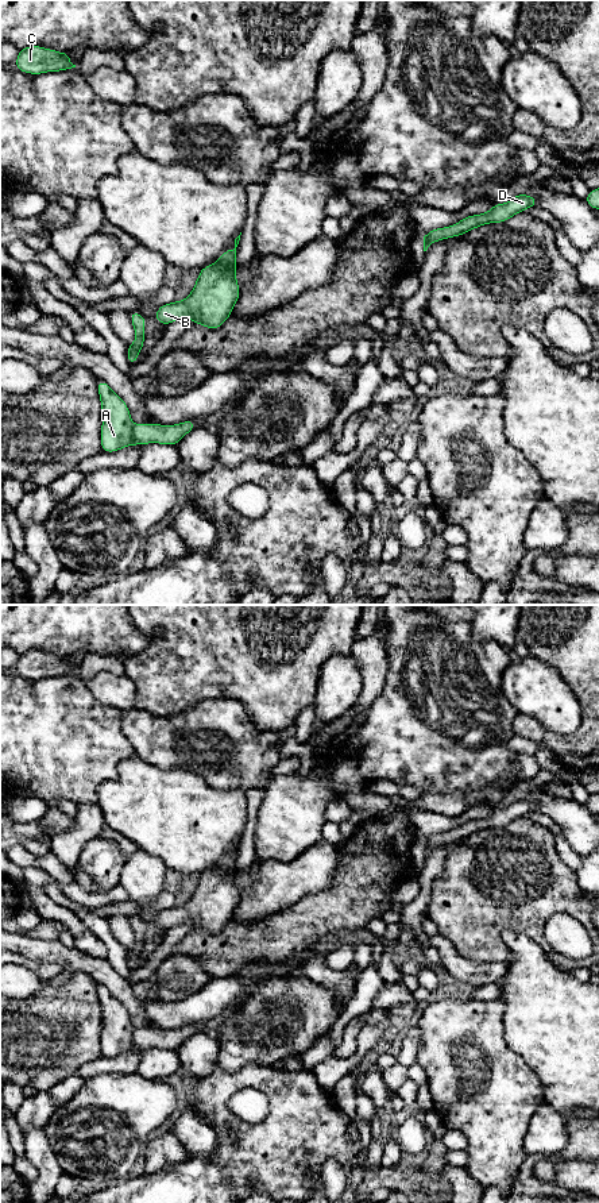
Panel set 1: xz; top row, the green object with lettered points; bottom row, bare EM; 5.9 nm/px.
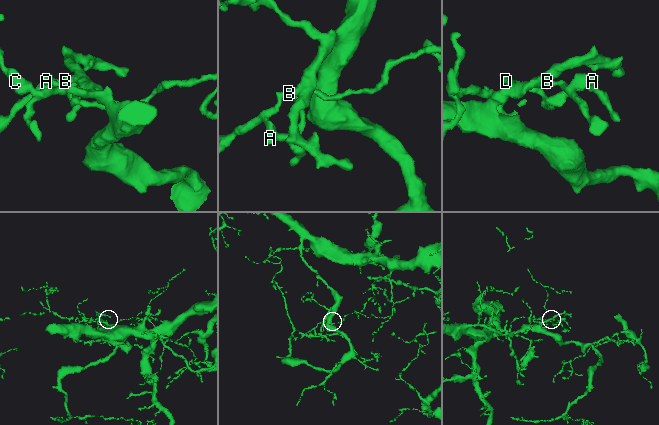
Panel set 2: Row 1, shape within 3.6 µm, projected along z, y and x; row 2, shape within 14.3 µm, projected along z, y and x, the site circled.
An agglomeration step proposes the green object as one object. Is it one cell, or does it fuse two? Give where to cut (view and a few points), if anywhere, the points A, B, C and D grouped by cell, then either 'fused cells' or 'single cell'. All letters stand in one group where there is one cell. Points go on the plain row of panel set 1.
cut in xz along (134, 1030), (132, 1048); A B C / D; fused cells

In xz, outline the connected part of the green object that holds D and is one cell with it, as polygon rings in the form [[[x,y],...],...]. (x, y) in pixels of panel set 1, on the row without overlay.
[[[518,798],[507,809],[494,809],[490,817],[467,821],[453,830],[429,836],[424,841],[424,856],[426,856],[433,847],[464,840],[465,837],[488,828],[505,828],[518,817],[523,817],[530,811],[536,811],[537,809],[537,802]]]

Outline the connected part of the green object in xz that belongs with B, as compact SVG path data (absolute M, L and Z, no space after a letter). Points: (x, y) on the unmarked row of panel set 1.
M240 840L235 844L235 853L221 859L220 864L200 875L198 883L192 898L183 906L174 906L158 913L155 925L167 930L178 924L189 922L193 929L202 929L206 933L217 934L231 921L235 909L240 902L240 894L236 887L236 852Z

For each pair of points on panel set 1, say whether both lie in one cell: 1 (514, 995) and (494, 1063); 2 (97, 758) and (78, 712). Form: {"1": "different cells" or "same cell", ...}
{"1": "different cells", "2": "same cell"}

